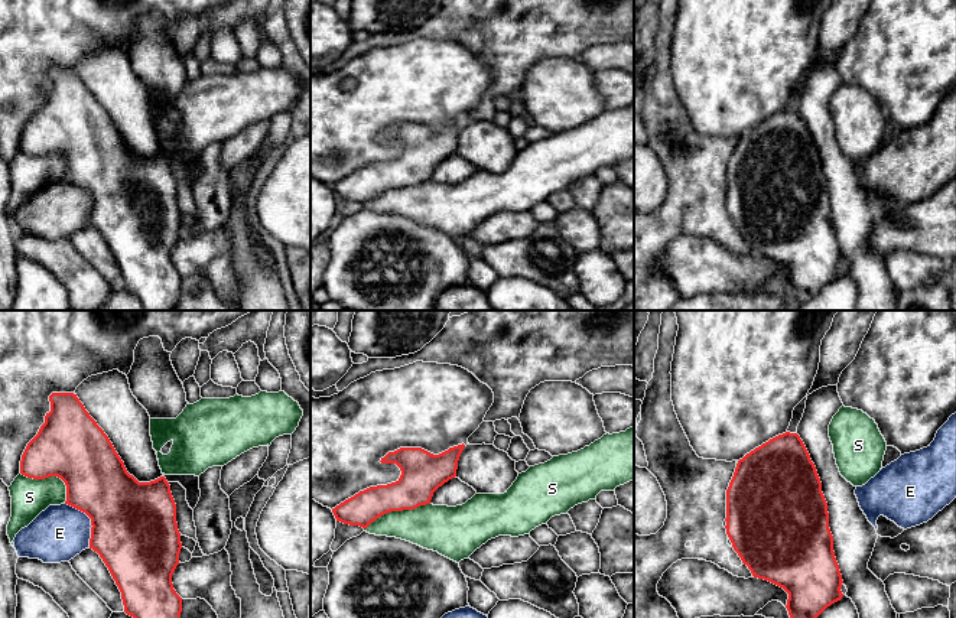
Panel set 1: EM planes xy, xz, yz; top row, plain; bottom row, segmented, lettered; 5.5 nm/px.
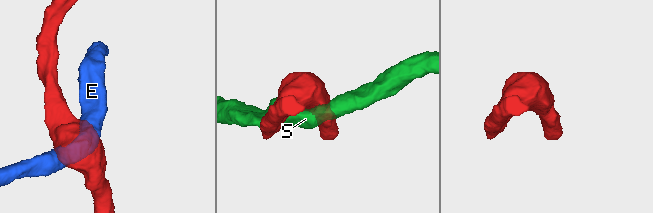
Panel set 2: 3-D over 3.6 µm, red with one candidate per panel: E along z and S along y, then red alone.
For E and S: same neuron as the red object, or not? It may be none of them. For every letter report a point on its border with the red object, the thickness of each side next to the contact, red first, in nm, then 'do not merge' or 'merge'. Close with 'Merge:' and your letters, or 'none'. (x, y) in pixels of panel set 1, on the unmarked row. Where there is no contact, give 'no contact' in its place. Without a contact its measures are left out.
E: xy (91, 197) | 480/300 nm | do not merge
S: xz (396, 186) | 240/260 nm | do not merge
Merge: none

